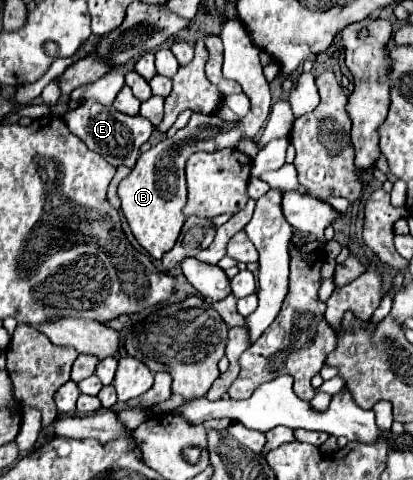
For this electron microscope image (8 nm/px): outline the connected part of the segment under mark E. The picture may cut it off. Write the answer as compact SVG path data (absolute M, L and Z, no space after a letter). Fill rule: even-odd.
M88 101L88 103L68 111L62 119L66 121L68 129L88 145L88 149L100 153L114 167L126 165L132 169L138 159L140 145L146 143L154 131L154 125L146 117L140 117L140 115L130 117L130 115L116 111L114 107L104 107L96 101Z

